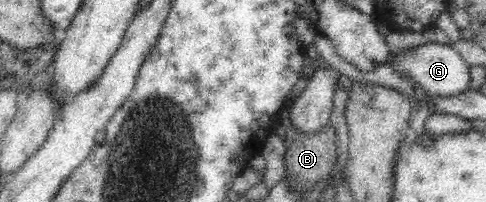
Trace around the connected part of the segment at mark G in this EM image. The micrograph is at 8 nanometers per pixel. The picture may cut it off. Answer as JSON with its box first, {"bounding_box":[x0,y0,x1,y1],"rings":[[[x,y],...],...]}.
{"bounding_box":[386,42,469,96],"rings":[[[428,42],[408,48],[397,47],[393,44],[391,46],[392,50],[386,65],[402,78],[410,77],[415,83],[419,83],[426,93],[447,96],[456,95],[460,91],[468,89],[469,65],[462,60],[454,45],[448,46],[440,42]]]}

